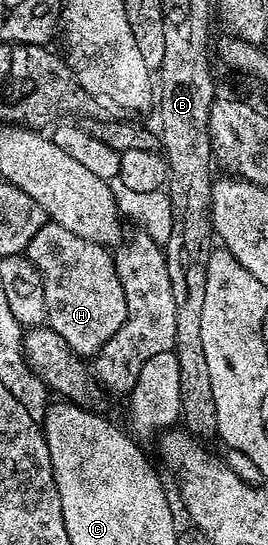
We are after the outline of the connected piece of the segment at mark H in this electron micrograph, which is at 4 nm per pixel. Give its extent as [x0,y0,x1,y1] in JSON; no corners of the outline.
[25,224,128,358]

